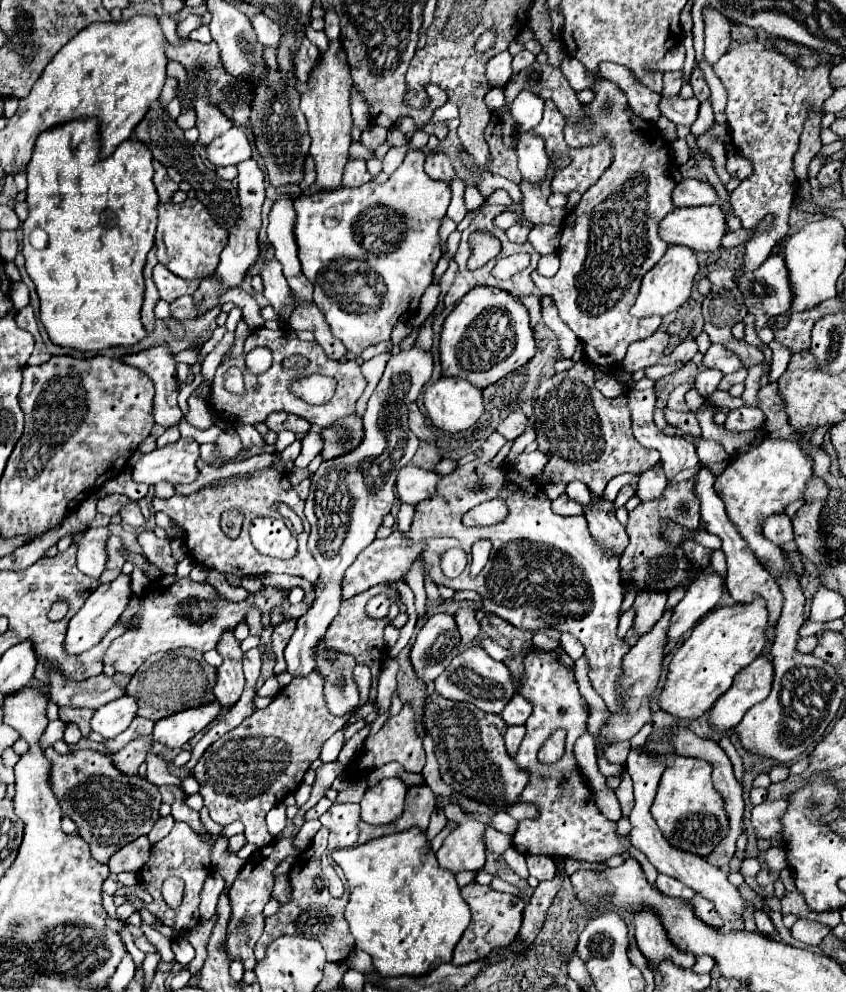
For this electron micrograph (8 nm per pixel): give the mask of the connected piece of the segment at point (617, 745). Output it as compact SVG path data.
M619 741L607 745L603 748L604 757L612 763L625 763L629 754L630 746L630 741Z

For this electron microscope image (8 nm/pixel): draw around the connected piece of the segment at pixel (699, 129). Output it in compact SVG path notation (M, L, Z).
M703 102L701 108L699 108L699 116L697 116L697 120L693 122L693 126L691 126L691 132L693 132L695 136L699 136L699 134L703 134L711 124L713 124L713 108L711 108L711 102Z

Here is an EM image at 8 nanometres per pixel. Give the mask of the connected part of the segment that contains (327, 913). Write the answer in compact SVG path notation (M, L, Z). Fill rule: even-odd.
M321 826L321 830L313 838L311 846L297 856L297 860L289 872L289 880L293 886L293 902L287 906L281 906L275 916L269 916L265 920L265 932L263 932L261 940L255 944L257 962L265 956L265 948L271 944L271 938L277 938L281 934L319 940L327 952L329 962L341 962L353 950L353 936L349 934L347 922L343 918L345 904L349 902L349 892L345 890L345 894L341 898L333 898L321 878L321 856L327 850L327 838L329 838L329 830L325 826Z

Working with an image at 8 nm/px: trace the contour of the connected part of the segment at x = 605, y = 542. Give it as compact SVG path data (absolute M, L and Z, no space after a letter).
M599 502L595 508L585 508L585 518L593 540L601 544L605 550L611 550L617 558L621 558L625 546L629 544L629 536L625 528L617 522L613 504Z

